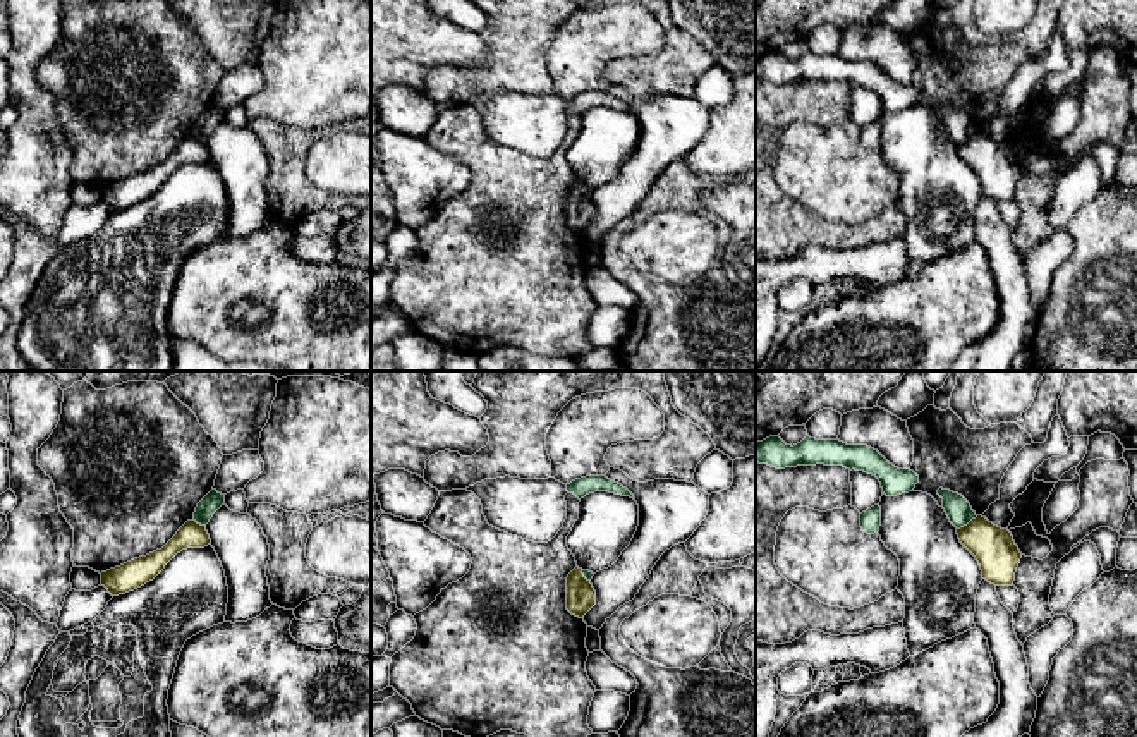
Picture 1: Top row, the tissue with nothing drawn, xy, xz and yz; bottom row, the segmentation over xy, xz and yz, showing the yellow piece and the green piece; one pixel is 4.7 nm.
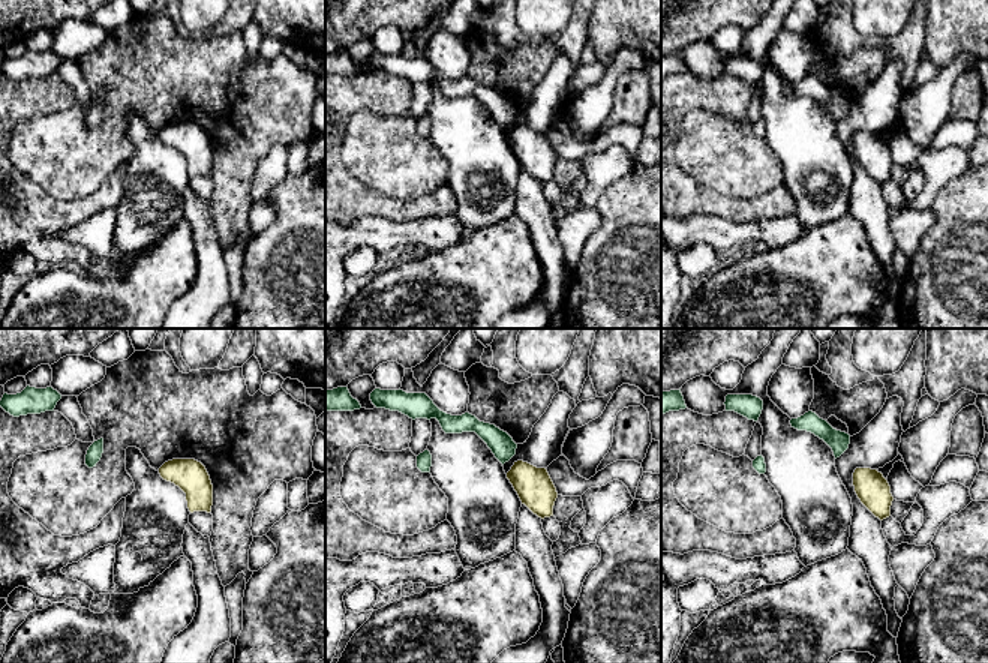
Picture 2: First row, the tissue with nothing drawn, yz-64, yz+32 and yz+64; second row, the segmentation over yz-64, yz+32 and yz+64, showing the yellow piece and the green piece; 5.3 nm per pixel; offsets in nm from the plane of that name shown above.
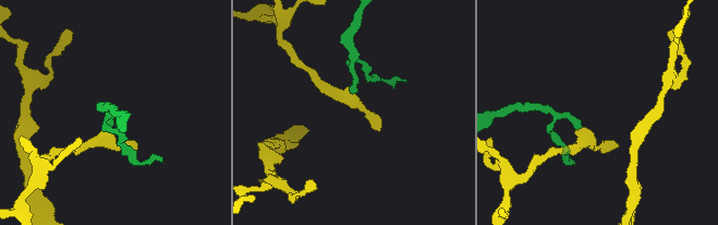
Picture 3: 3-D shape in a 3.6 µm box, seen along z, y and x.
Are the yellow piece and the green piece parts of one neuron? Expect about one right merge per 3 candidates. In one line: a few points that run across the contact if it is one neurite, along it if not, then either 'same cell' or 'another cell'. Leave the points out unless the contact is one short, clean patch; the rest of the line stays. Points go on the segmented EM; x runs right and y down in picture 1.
line yz (978, 516), (957, 529); another cell

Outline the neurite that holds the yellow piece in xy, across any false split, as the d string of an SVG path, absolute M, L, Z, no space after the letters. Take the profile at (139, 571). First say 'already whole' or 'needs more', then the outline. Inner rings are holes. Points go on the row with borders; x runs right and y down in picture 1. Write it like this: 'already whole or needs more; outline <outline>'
already whole; outline M187 521L161 550L101 572L101 586L105 586L112 596L125 594L153 581L182 550L204 548L208 545L211 545L211 539L206 526Z

